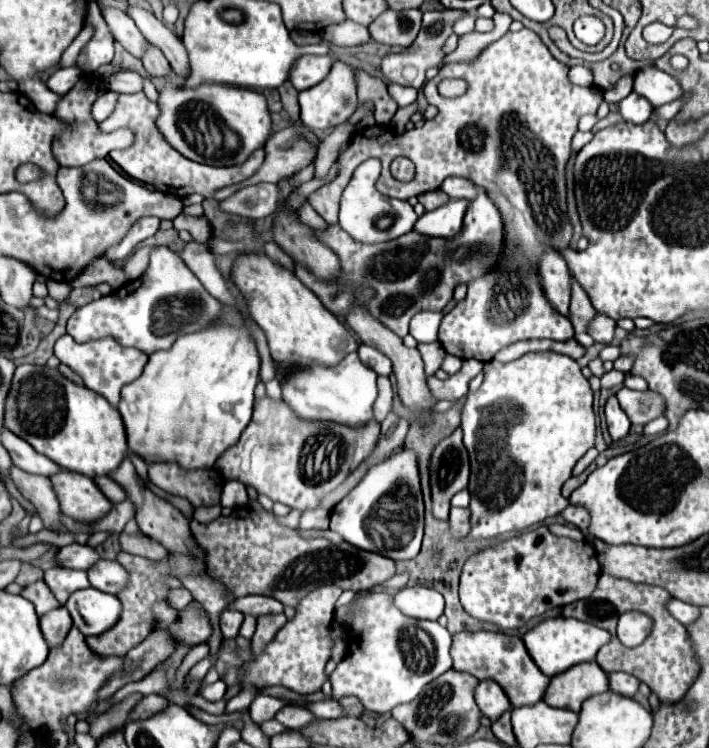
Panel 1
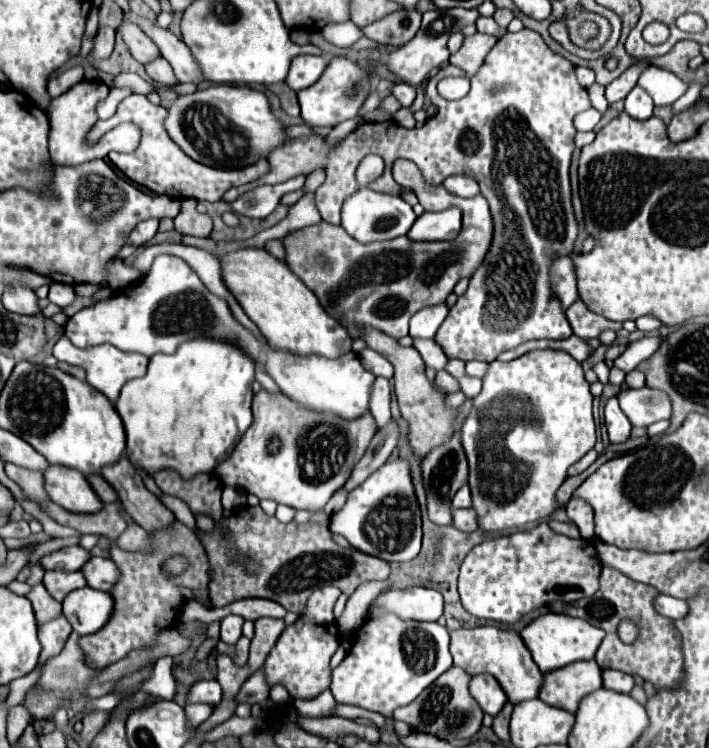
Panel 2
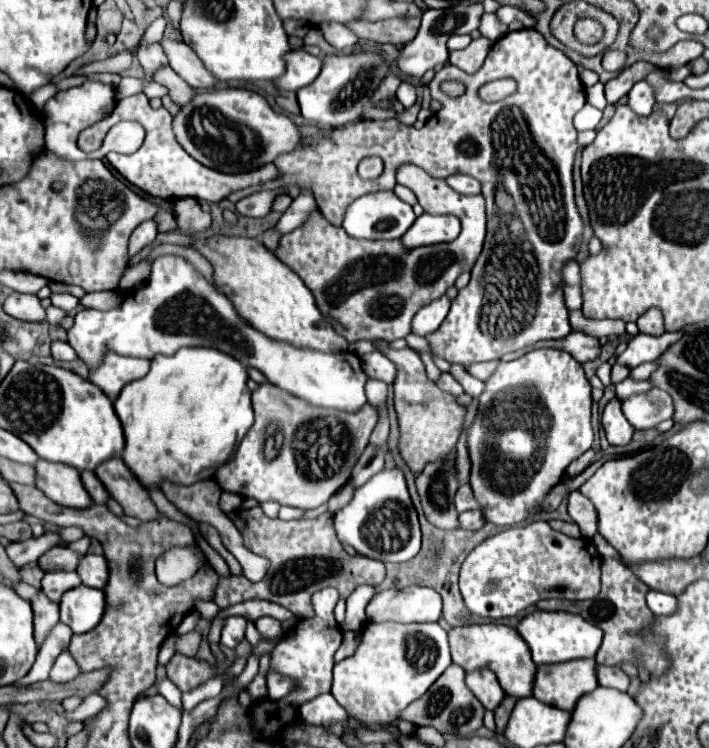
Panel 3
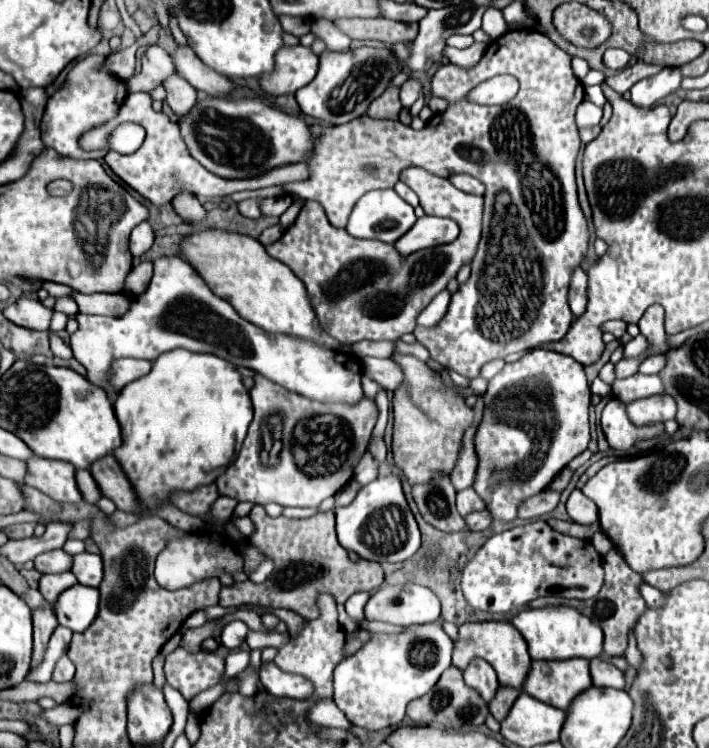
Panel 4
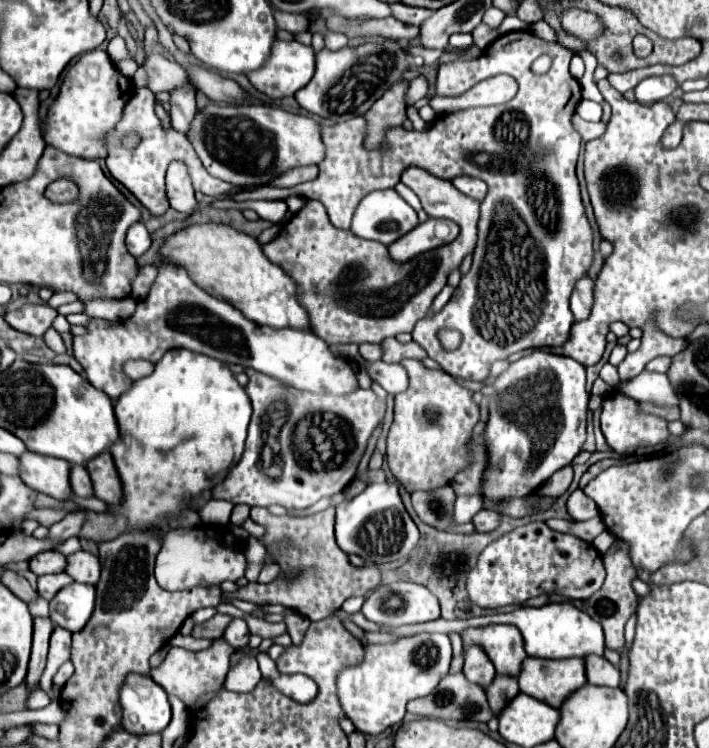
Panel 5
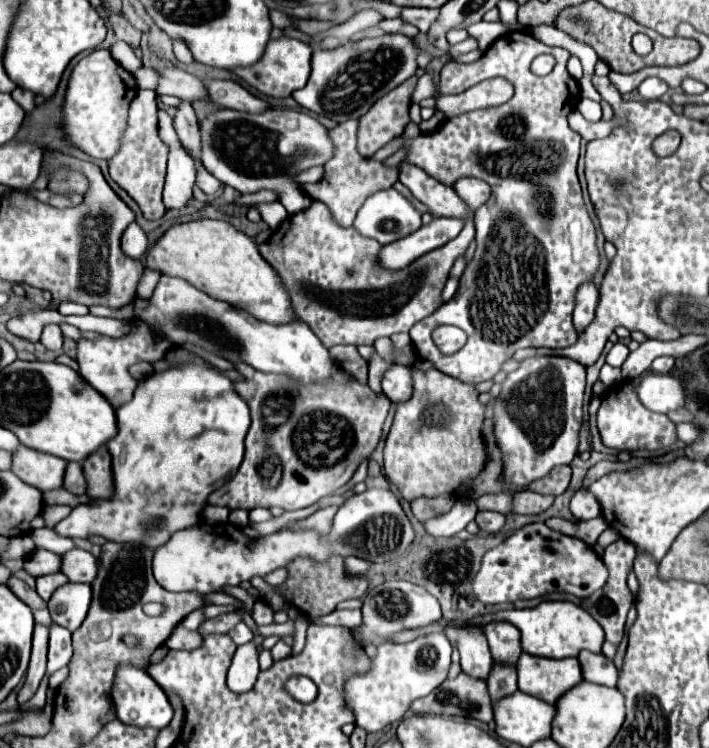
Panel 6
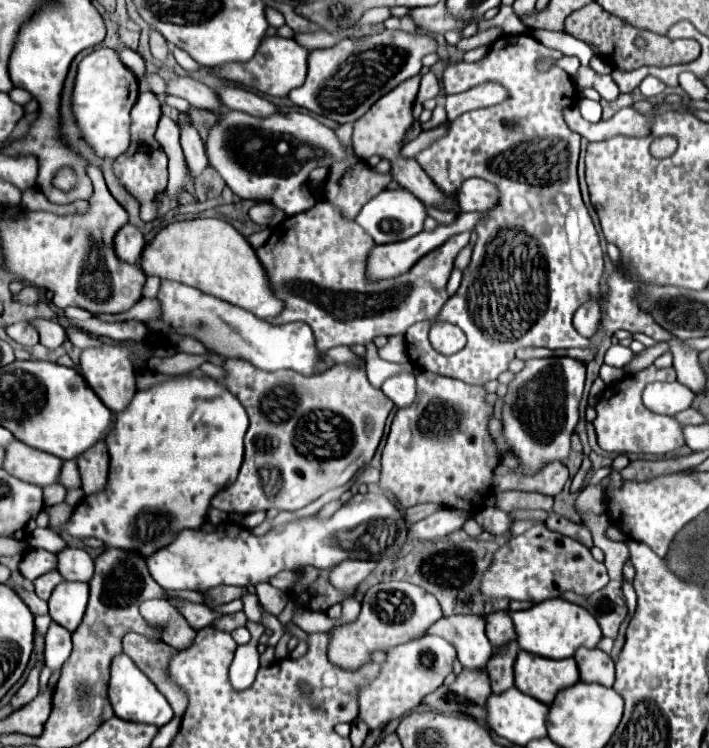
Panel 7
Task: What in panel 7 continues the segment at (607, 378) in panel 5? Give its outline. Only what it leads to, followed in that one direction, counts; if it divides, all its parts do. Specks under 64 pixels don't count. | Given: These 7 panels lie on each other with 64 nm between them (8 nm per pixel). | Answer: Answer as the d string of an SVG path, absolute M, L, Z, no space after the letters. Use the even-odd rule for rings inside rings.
M602 364L600 368L600 378L606 382L606 384L612 384L612 382L618 382L624 378L624 370L622 368L614 368L614 366L608 366L608 364Z

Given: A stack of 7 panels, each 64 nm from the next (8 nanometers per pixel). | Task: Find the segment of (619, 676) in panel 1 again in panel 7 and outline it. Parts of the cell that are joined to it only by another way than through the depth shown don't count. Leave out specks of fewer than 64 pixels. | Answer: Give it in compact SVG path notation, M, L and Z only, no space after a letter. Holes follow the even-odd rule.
M578 648L574 656L582 682L596 682L602 686L614 684L614 660L598 648Z

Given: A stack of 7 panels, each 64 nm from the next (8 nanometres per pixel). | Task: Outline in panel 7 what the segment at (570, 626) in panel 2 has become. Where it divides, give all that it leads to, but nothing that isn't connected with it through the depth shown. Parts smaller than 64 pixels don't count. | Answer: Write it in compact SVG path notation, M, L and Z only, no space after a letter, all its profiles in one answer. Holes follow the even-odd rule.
M562 598L544 600L528 610L510 612L510 618L514 622L516 640L518 640L520 648L526 652L544 656L544 658L554 658L554 660L570 658L570 656L574 656L576 648L580 648L580 646L596 648L598 640L602 638L596 618L588 610L584 610L582 606L576 606L576 604L566 602Z

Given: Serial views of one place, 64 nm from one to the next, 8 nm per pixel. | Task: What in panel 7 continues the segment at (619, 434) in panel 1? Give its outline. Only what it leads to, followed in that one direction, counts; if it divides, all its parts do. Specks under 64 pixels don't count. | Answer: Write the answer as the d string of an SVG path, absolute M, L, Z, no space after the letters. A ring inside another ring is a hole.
M648 366L640 372L636 372L634 376L626 376L616 384L610 384L604 388L602 398L596 404L596 420L594 430L596 430L596 440L598 446L604 452L614 452L614 454L656 454L656 456L664 456L670 454L678 448L682 448L684 442L684 434L682 434L682 424L672 418L672 416L662 416L662 414L654 414L650 412L644 404L642 404L642 390L646 388L646 384L650 382L672 382L676 380L676 372L674 368L656 368L656 366Z

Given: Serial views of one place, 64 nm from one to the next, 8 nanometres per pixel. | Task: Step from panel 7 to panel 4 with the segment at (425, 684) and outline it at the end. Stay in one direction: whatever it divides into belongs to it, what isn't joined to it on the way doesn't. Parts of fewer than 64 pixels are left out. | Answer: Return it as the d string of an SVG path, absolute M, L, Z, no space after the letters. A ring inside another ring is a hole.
M434 624L410 626L402 634L372 634L372 638L334 670L334 702L346 718L368 732L396 726L404 720L410 700L424 696L450 666L452 640Z

